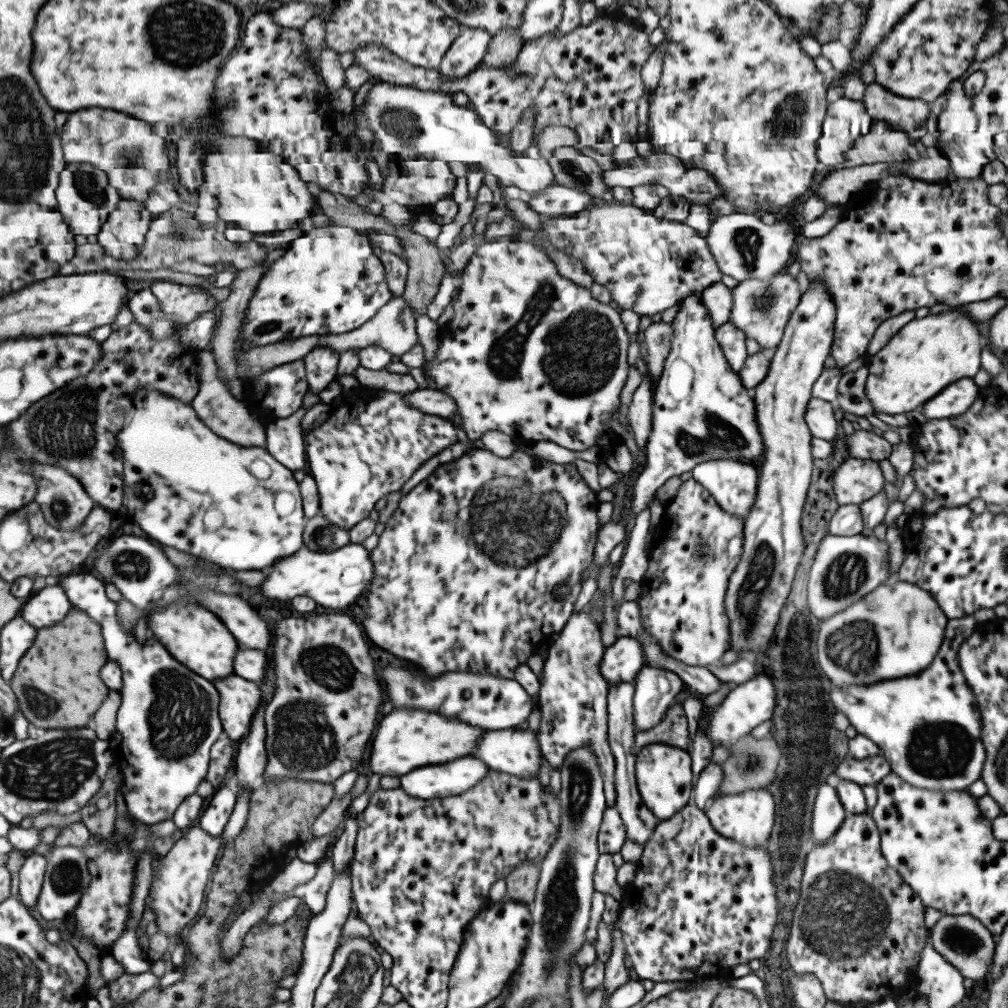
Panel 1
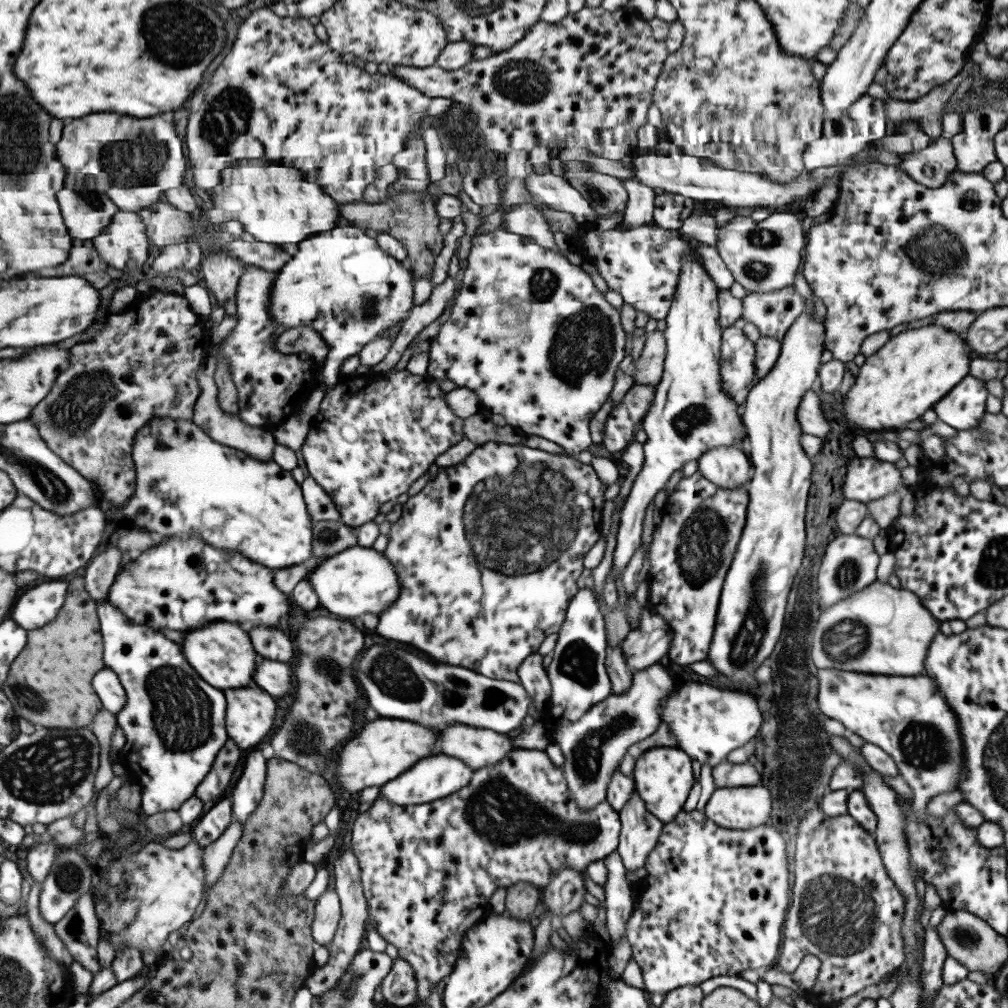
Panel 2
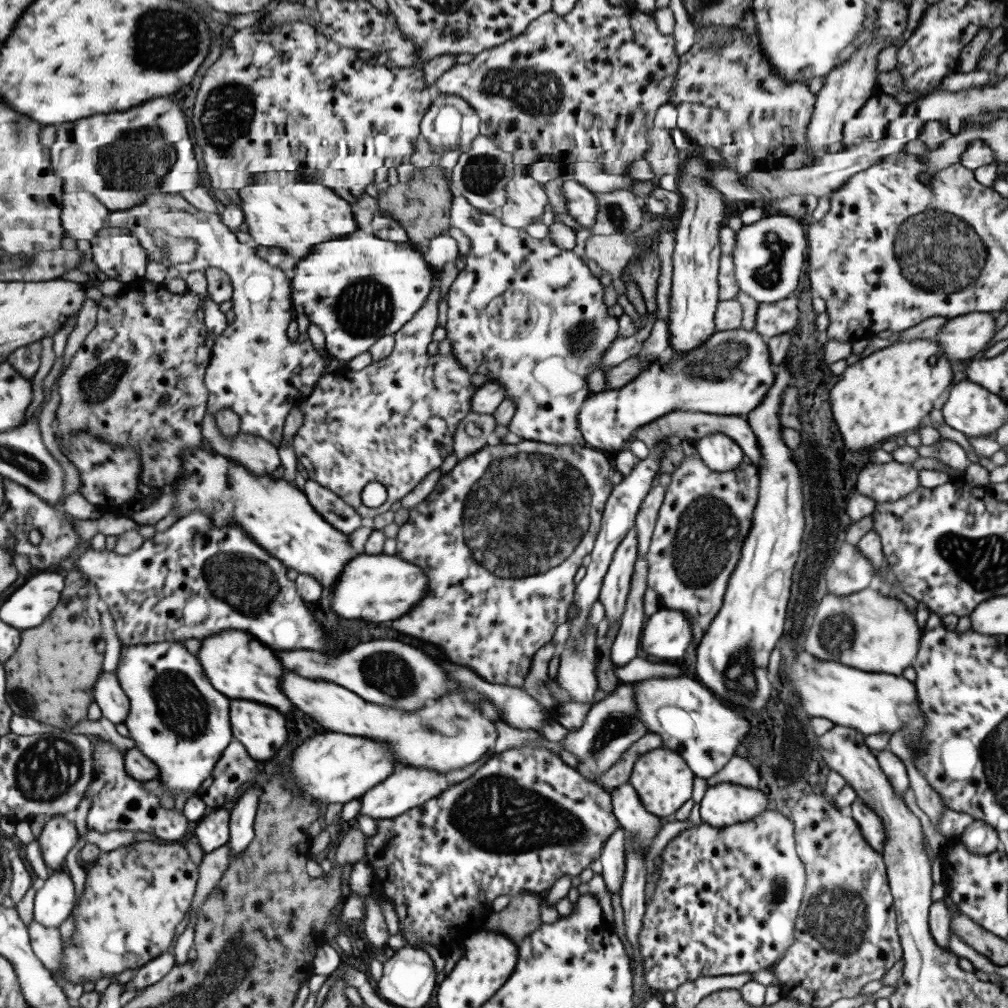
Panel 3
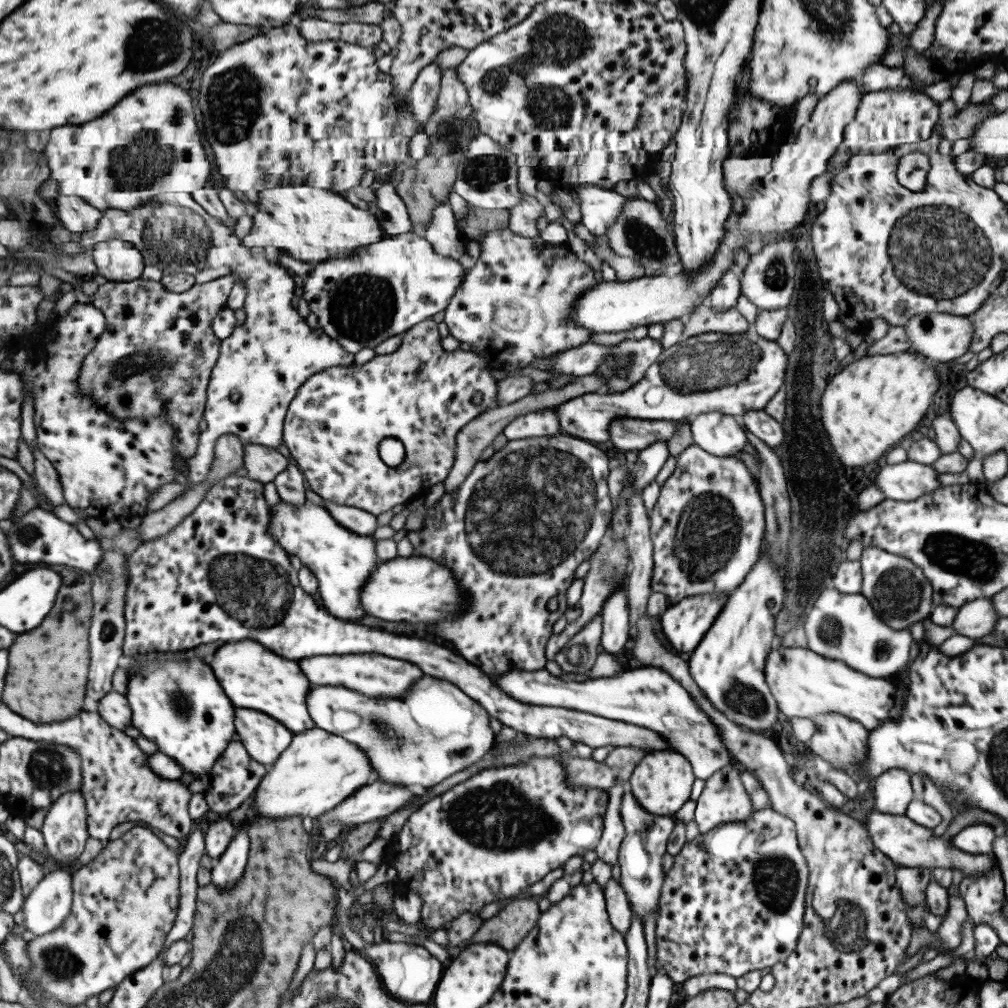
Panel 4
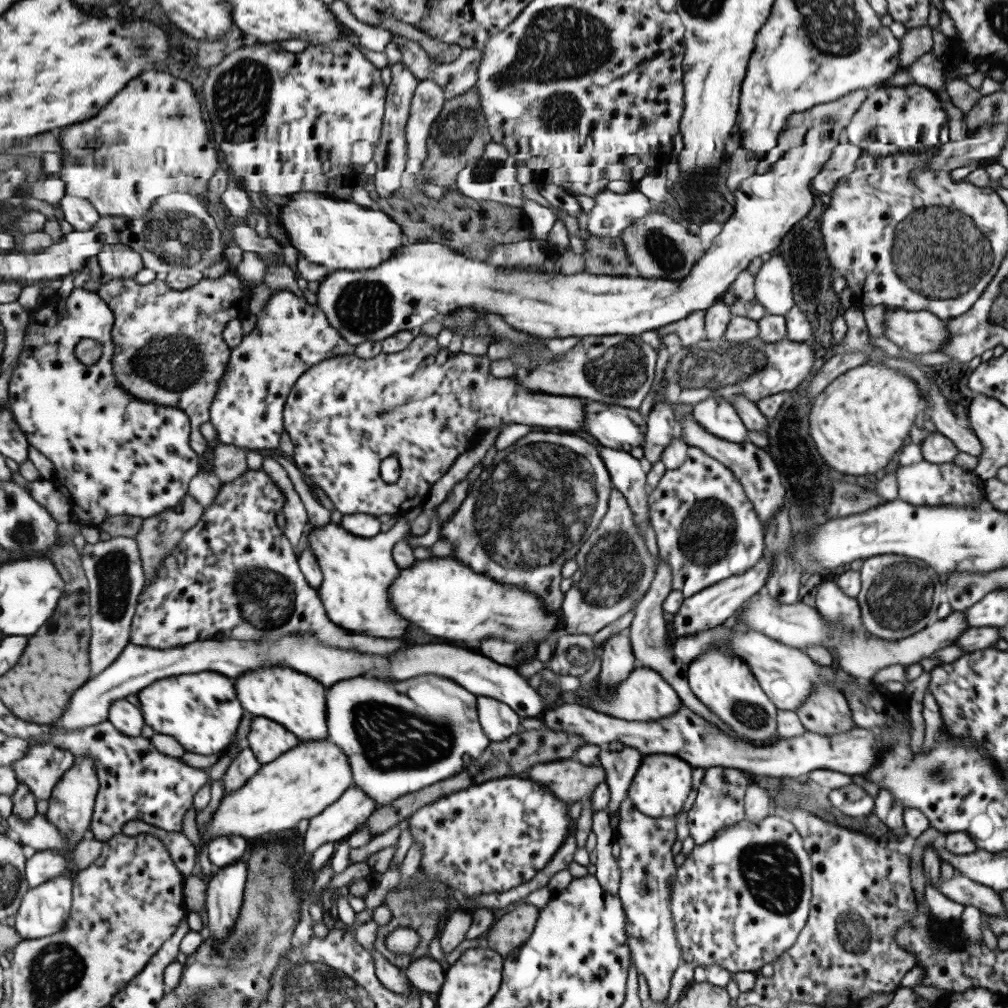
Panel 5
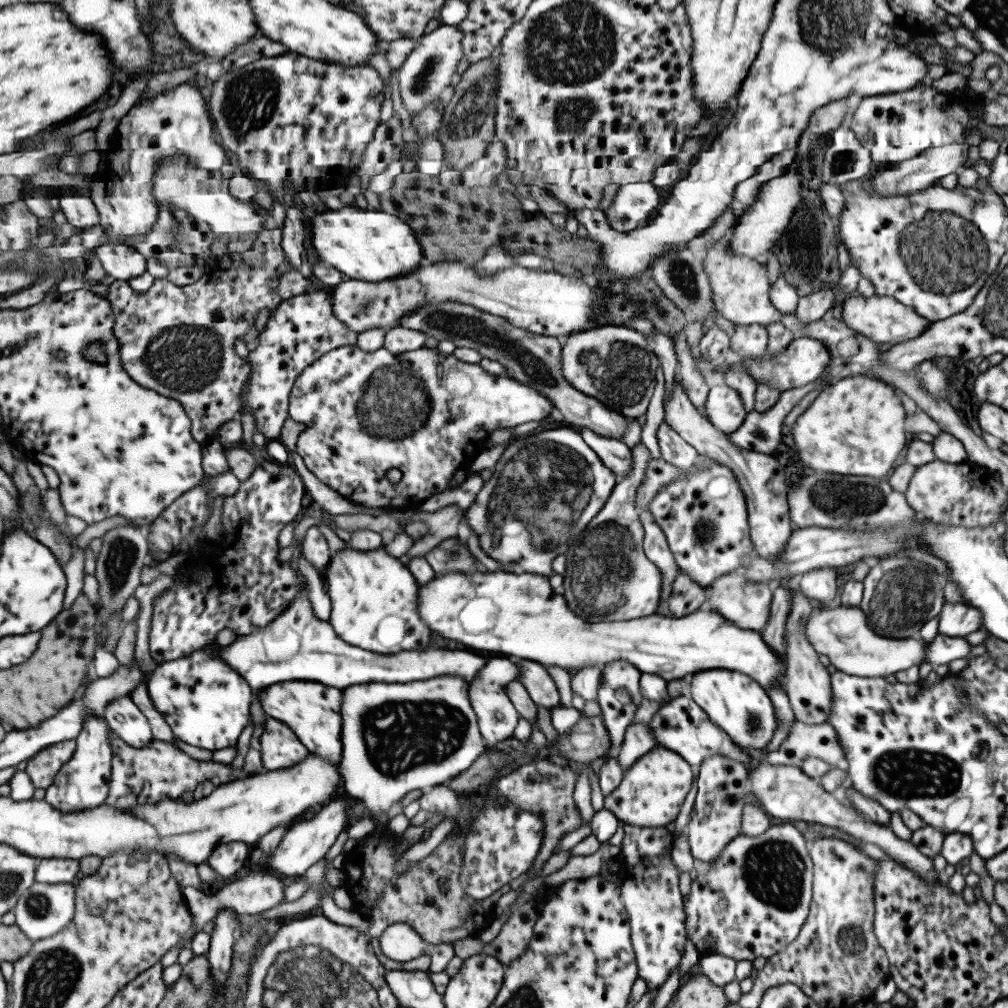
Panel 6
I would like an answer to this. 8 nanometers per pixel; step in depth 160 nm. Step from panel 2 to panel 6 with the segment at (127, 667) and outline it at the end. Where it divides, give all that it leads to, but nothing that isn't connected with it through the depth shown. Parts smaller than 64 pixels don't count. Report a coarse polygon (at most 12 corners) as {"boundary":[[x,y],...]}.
{"boundary":[[214,640],[158,664],[146,691],[175,739],[236,745],[253,689]]}

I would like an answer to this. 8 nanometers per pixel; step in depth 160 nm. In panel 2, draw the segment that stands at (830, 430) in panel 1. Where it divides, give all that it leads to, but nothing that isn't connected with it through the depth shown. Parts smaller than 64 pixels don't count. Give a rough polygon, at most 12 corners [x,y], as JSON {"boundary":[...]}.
{"boundary":[[807,390],[795,411],[802,434],[823,438],[830,430],[819,396]]}

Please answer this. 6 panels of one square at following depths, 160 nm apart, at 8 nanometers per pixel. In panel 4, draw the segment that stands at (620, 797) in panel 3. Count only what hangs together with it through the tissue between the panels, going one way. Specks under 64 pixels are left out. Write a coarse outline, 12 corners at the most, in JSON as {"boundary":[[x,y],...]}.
{"boundary":[[626,786],[618,883],[643,925],[665,878],[674,827],[643,810]]}

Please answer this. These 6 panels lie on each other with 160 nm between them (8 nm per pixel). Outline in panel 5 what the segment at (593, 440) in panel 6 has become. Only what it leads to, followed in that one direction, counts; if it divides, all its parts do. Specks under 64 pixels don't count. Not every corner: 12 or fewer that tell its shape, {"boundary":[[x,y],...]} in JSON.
{"boundary":[[598,446],[633,525],[647,525],[646,468],[629,453]]}

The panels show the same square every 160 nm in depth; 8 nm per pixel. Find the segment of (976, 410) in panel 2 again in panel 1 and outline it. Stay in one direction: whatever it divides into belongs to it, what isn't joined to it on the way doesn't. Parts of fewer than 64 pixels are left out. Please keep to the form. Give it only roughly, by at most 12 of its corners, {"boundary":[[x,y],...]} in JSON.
{"boundary":[[969,378],[949,383],[923,404],[927,420],[961,416],[979,389]]}

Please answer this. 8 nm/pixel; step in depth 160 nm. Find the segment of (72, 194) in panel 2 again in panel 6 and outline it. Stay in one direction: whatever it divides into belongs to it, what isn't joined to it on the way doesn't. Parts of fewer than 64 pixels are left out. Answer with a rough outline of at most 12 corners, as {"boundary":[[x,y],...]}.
{"boundary":[[85,196],[58,199],[71,226],[83,230],[98,223],[98,212]]}

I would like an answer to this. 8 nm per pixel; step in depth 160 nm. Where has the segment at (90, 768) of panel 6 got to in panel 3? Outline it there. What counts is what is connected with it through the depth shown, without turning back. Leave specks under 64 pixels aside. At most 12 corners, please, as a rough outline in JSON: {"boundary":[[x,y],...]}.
{"boundary":[[46,818],[36,841],[41,859],[58,870],[75,846],[75,825]]}

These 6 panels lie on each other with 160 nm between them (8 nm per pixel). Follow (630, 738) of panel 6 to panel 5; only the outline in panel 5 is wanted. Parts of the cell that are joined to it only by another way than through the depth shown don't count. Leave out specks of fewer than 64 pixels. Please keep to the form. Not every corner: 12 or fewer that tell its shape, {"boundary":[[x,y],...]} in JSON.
{"boundary":[[601,747],[608,818],[618,812],[643,758],[638,750]]}

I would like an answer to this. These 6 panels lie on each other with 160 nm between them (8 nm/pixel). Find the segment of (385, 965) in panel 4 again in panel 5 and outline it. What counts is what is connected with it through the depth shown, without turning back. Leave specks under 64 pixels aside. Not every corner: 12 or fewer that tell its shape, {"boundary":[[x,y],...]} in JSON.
{"boundary":[[429,955],[401,969],[421,992],[439,994],[444,970]]}

